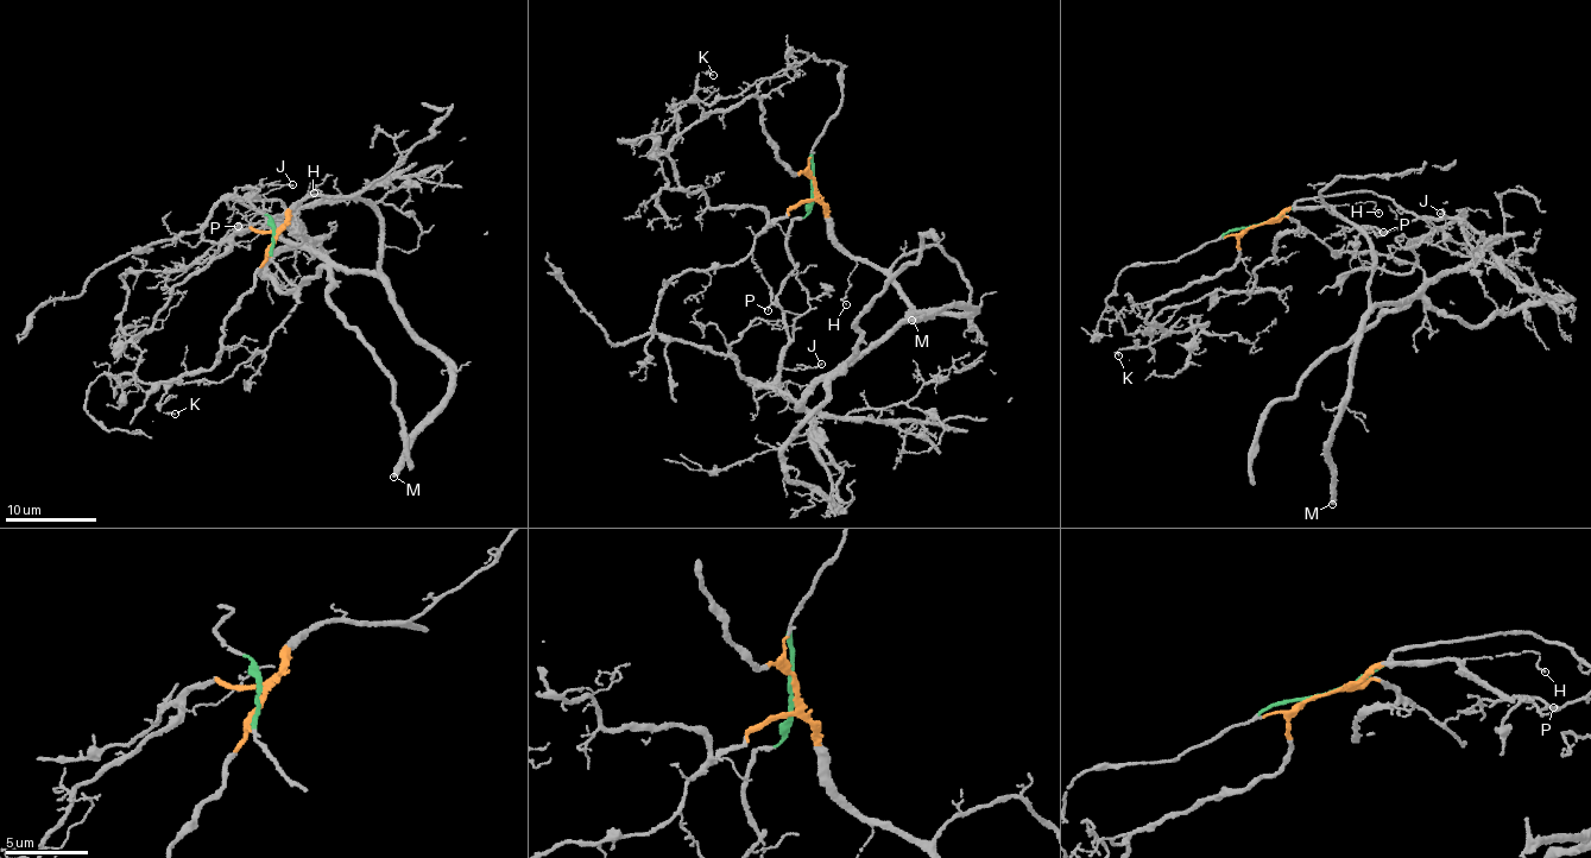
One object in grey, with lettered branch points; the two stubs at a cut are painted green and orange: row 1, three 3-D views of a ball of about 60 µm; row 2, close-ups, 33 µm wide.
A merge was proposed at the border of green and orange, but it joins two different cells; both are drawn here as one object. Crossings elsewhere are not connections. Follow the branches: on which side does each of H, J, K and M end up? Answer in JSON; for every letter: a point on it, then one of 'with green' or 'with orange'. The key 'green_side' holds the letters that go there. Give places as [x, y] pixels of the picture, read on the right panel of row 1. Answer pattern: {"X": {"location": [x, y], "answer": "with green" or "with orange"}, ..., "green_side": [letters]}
{"H": {"location": [1378, 213], "answer": "with orange"}, "J": {"location": [1440, 213], "answer": "with green"}, "K": {"location": [1118, 355], "answer": "with orange"}, "M": {"location": [1332, 504], "answer": "with orange"}, "green_side": ["J"]}

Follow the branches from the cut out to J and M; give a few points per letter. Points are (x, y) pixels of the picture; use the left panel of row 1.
J: (275, 235), (271, 225), (252, 203), (260, 188), (244, 188), (259, 197), (292, 184)
M: (275, 235), (305, 199), (348, 194), (379, 215), (382, 283), (450, 376), (446, 401), (393, 477)

